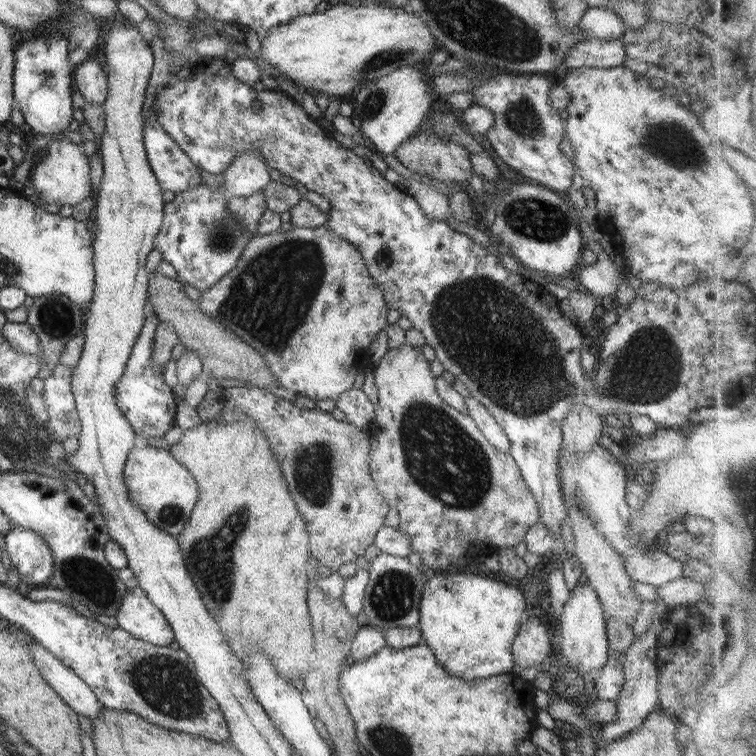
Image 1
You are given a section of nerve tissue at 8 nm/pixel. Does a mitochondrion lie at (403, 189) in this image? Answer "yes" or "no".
no

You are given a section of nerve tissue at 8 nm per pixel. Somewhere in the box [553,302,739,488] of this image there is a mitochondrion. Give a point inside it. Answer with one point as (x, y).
(654, 364)

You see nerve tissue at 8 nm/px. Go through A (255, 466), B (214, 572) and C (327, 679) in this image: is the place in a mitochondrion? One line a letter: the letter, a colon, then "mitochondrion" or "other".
A: other
B: mitochondrion
C: other

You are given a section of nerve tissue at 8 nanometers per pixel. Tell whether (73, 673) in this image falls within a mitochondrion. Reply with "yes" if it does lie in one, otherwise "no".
no

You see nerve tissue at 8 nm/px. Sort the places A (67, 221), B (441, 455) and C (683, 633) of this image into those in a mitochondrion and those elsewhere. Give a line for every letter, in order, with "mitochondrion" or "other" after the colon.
A: other
B: mitochondrion
C: other

